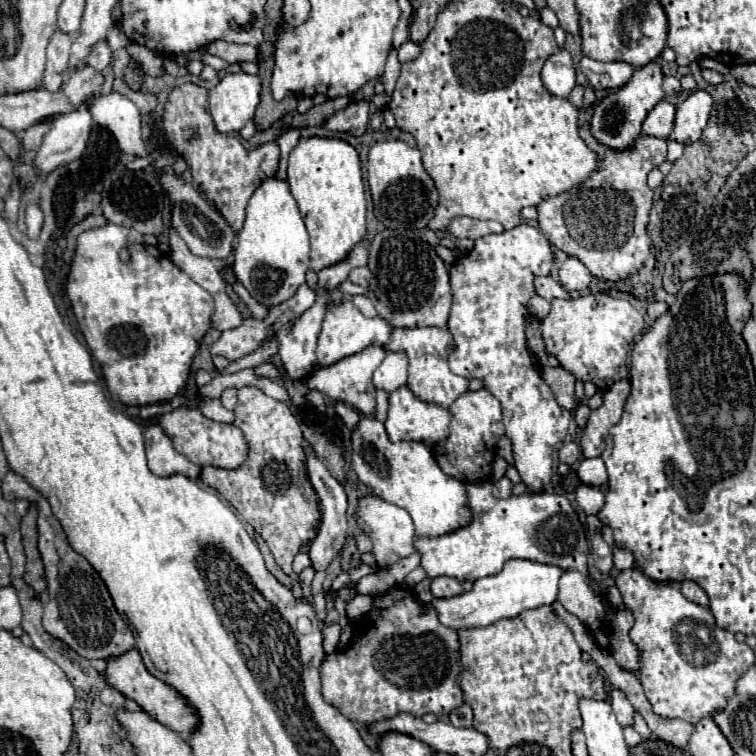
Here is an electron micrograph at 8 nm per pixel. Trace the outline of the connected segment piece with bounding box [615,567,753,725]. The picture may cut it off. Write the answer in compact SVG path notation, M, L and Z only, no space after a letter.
M635 567L619 571L615 585L621 591L623 605L635 615L635 625L629 635L641 649L639 679L649 703L653 705L653 711L661 717L677 717L695 725L699 719L711 717L713 711L723 709L727 697L731 697L735 691L735 681L753 665L753 649L747 643L735 641L733 633L719 629L713 613L707 607L695 605L673 585L653 581Z

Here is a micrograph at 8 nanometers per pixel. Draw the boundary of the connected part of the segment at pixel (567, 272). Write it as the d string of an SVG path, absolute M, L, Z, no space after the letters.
M569 257L561 269L559 269L559 277L561 277L561 285L567 291L587 291L589 283L591 283L591 273L589 269L575 257Z

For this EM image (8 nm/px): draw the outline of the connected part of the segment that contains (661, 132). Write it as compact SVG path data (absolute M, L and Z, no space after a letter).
M661 101L655 105L655 109L649 111L647 119L643 121L643 133L667 139L673 131L673 119L675 119L675 105L669 101Z

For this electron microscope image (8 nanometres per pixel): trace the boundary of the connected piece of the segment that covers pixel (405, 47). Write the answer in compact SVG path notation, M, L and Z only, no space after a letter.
M405 41L401 47L399 47L399 61L401 63L407 63L407 61L413 61L417 55L419 55L419 45L415 45L413 41Z

